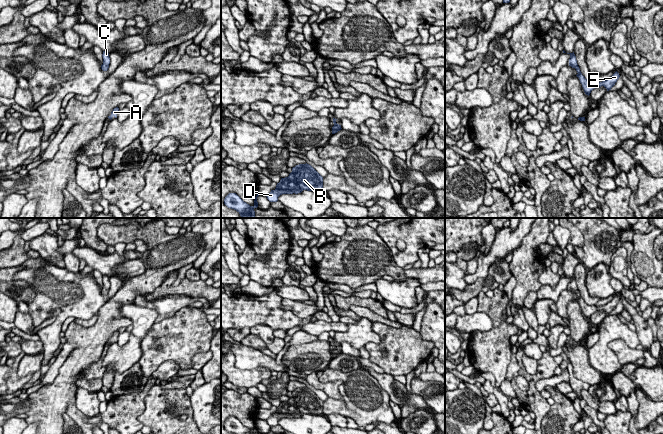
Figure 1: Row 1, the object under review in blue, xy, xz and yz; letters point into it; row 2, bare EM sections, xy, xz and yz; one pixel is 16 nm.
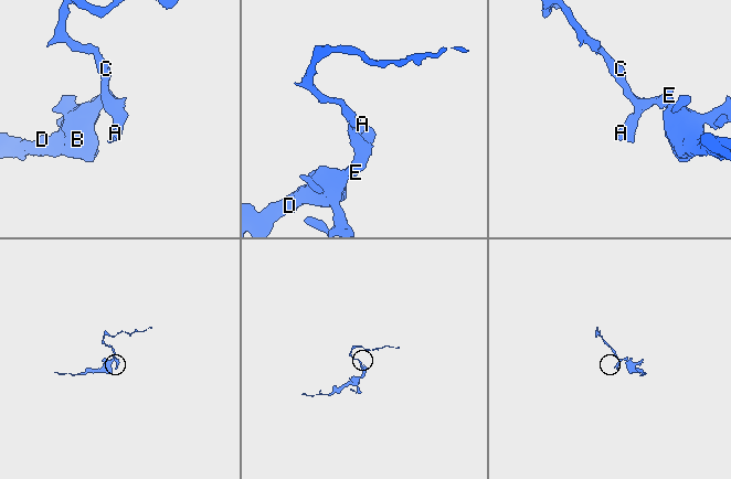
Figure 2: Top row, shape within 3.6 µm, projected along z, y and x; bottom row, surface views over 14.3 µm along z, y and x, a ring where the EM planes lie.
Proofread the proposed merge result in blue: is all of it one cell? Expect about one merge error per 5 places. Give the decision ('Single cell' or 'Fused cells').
Single cell

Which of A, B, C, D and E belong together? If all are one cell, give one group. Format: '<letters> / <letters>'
A B C D E

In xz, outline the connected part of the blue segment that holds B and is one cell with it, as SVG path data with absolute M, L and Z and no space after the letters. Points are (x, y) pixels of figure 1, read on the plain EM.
M299 388L292 392L288 401L281 402L276 412L266 419L270 426L277 426L282 418L298 418L303 414L322 415L323 401L309 388Z

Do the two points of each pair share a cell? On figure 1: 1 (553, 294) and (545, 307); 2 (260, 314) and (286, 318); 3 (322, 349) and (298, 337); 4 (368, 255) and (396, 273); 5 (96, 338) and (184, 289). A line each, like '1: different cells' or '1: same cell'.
1: different cells
2: same cell
3: different cells
4: same cell
5: different cells

